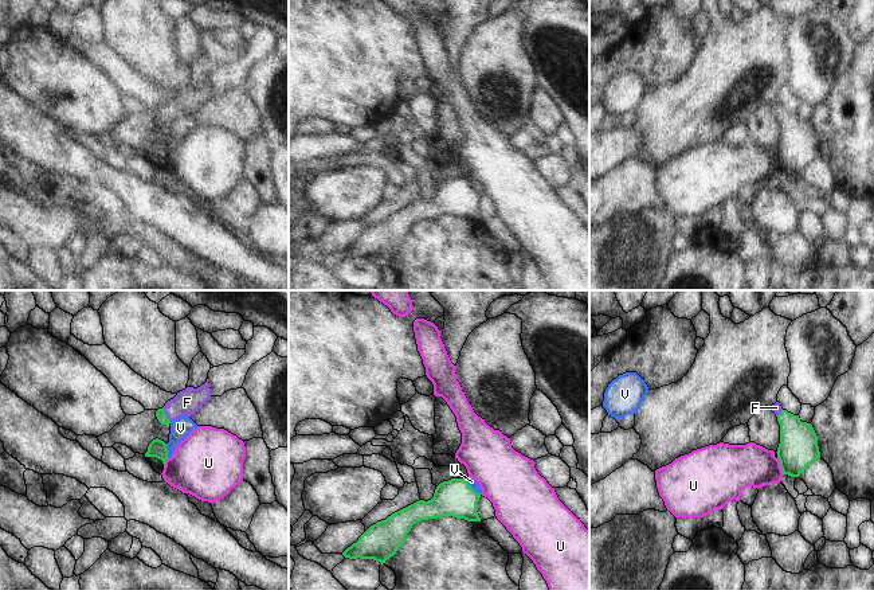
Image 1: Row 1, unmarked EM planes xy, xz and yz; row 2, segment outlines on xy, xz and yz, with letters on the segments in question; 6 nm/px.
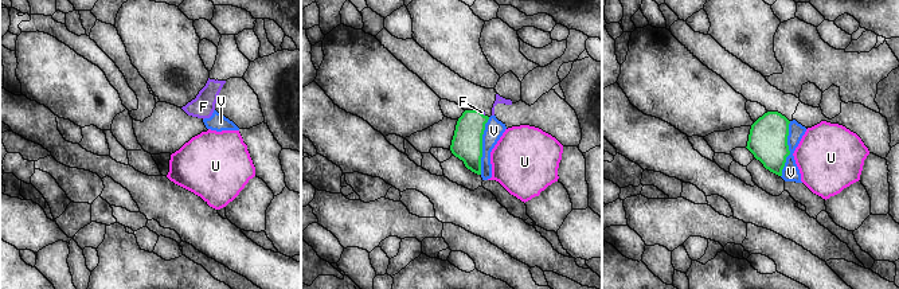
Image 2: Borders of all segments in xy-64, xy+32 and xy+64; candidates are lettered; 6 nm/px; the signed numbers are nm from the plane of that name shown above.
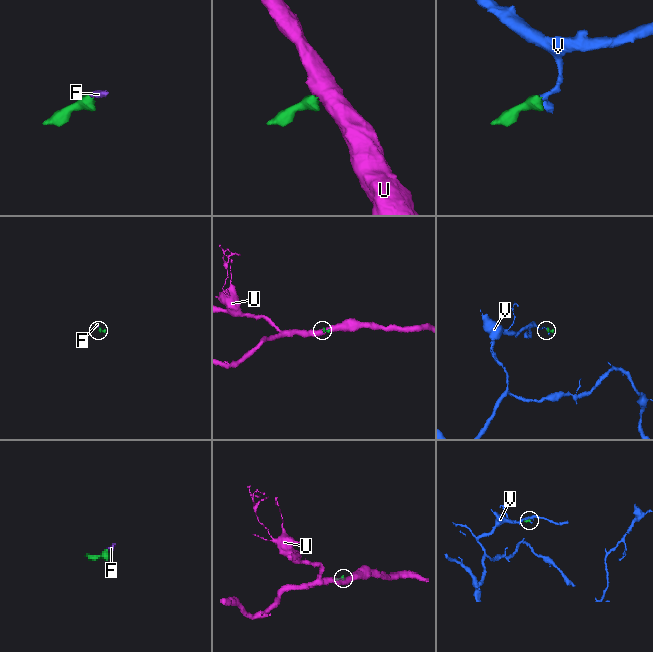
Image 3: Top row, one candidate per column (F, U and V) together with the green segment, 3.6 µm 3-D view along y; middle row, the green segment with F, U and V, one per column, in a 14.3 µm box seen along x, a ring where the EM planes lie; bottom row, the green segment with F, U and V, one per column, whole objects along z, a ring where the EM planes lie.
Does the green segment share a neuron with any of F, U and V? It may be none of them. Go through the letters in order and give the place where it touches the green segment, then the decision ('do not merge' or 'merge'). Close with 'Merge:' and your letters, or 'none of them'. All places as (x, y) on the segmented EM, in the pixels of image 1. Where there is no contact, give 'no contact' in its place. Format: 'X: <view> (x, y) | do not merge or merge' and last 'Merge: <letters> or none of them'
F: xy (165, 414) | merge
U: yz (780, 465) | do not merge
V: xz (470, 487) | do not merge
Merge: F

